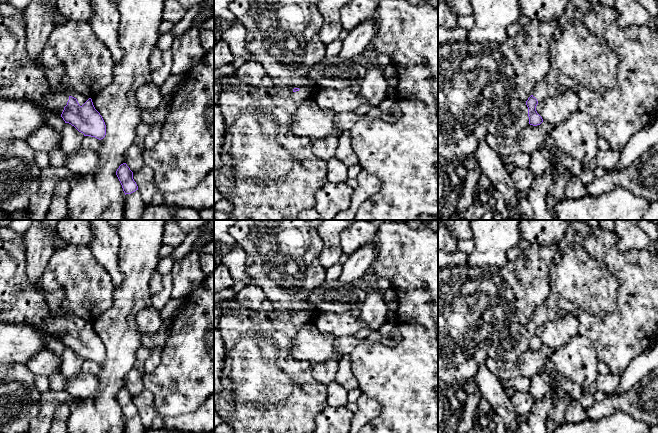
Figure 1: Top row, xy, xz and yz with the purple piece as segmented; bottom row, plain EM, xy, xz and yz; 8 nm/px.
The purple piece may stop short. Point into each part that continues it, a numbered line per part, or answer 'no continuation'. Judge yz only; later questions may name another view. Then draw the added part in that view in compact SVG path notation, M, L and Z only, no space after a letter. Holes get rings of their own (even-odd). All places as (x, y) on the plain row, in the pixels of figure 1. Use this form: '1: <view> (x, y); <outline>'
1: yz (614, 296); M584 220L571 221L563 239L559 242L558 250L550 267L550 294L545 303L536 309L532 319L537 324L542 325L550 320L564 317L567 314L575 315L579 322L578 334L590 340L596 351L598 360L608 365L610 373L621 375L633 359L658 341L658 256L649 249L630 250L622 253L617 248L617 241L618 238L614 231L608 231L600 227L592 228Z

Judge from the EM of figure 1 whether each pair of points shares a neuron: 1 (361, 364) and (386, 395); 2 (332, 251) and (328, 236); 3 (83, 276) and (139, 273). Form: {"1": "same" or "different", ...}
{"1": "same", "2": "same", "3": "different"}

